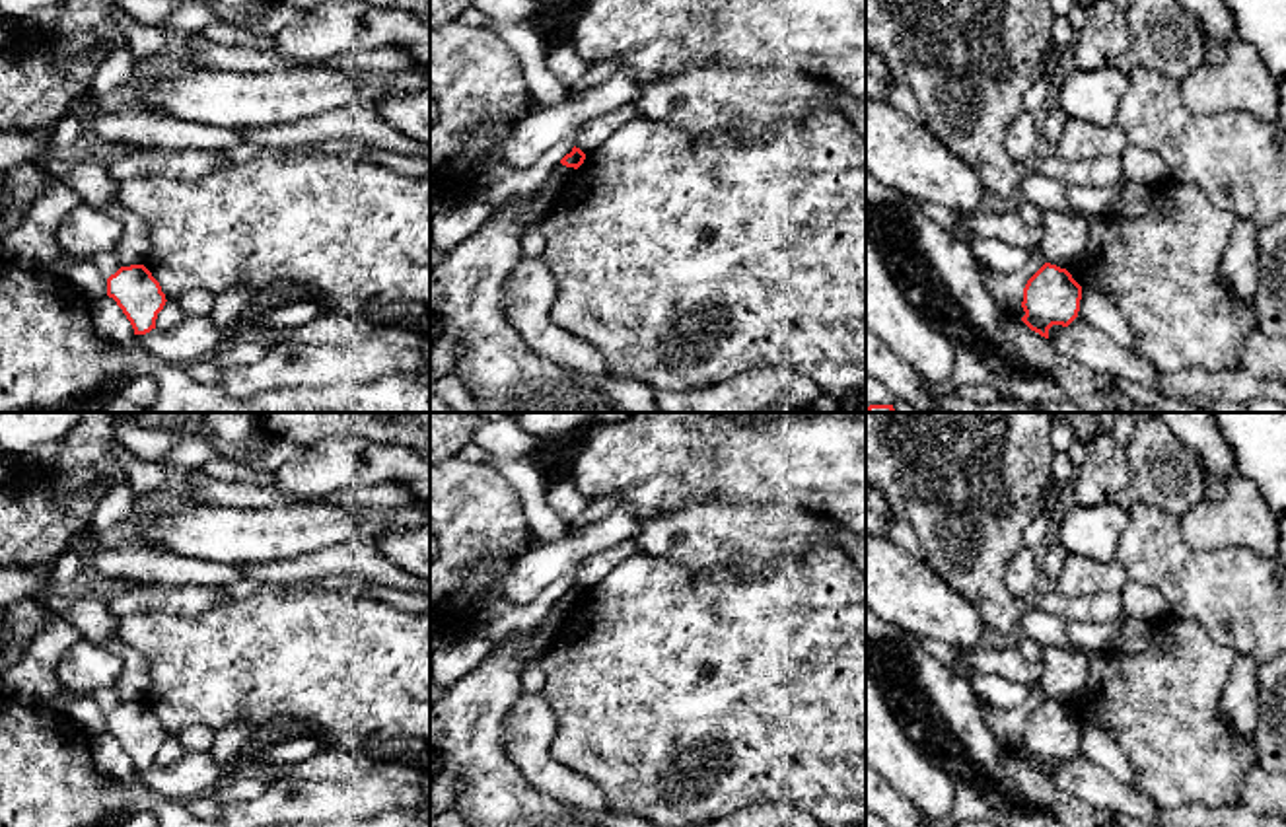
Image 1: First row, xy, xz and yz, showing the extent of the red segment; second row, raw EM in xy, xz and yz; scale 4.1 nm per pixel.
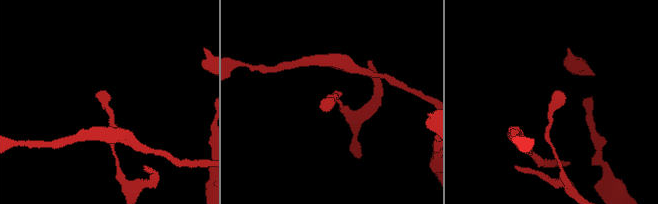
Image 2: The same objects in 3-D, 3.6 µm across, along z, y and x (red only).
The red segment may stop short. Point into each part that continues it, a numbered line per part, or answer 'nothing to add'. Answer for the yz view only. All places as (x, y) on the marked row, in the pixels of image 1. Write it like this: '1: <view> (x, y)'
nothing to add

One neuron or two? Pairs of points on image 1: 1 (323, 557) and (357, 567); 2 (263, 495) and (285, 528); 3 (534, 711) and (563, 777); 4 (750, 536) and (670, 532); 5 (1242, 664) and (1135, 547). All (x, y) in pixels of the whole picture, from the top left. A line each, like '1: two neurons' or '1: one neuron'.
1: one neuron
2: two neurons
3: one neuron
4: one neuron
5: two neurons

